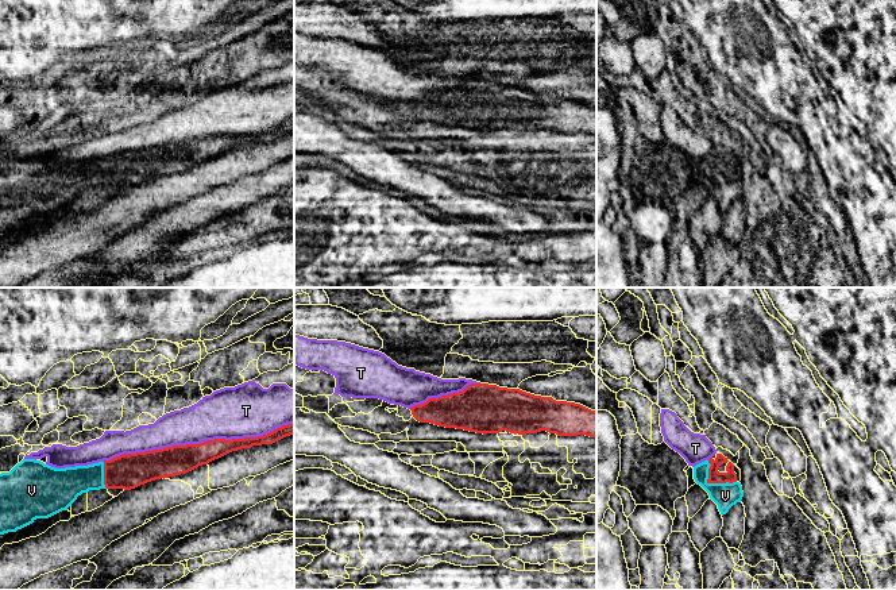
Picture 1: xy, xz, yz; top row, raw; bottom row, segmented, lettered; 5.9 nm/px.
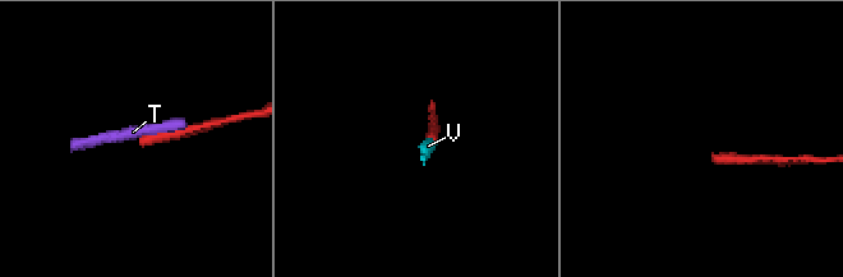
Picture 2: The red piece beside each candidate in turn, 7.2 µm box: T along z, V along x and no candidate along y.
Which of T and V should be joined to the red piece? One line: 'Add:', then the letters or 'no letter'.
Add: V

